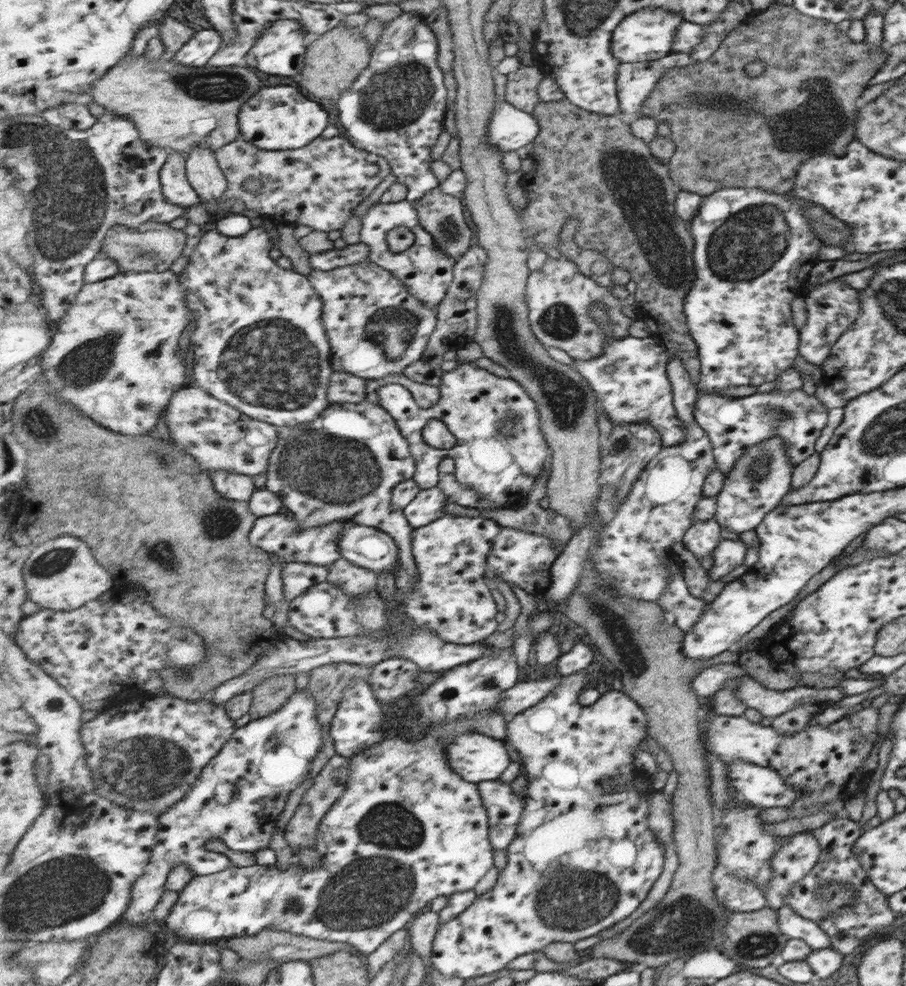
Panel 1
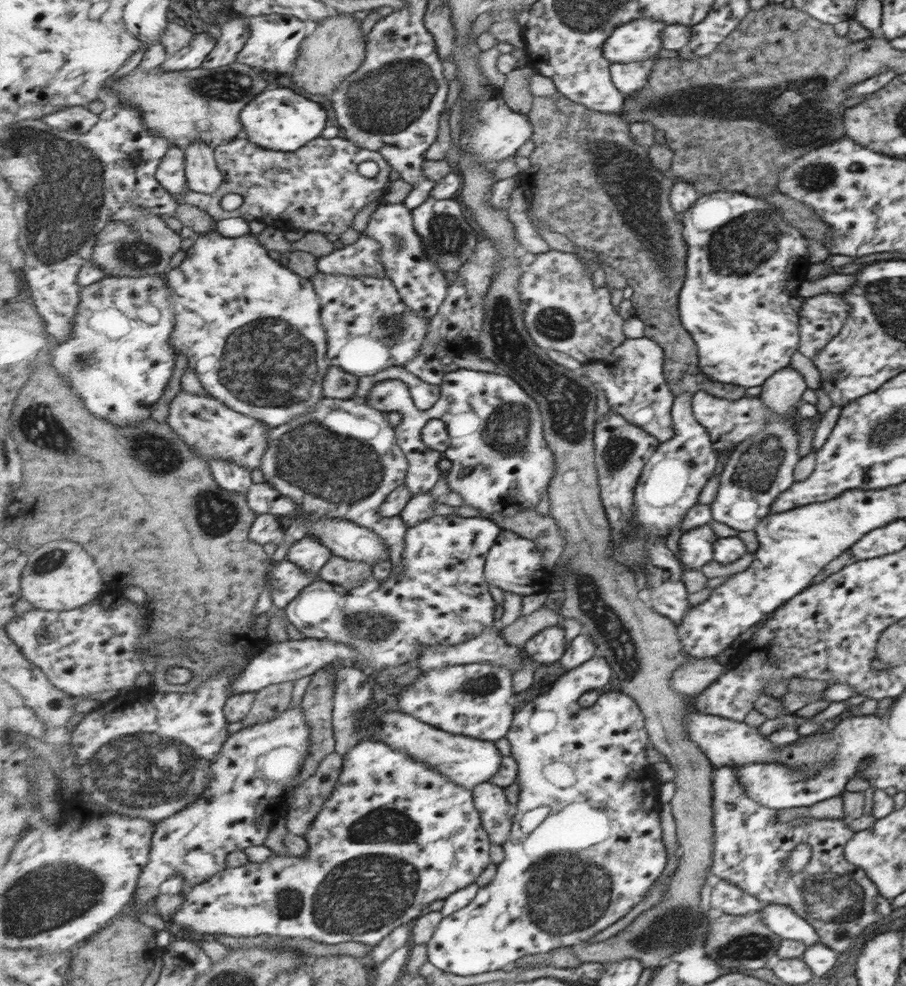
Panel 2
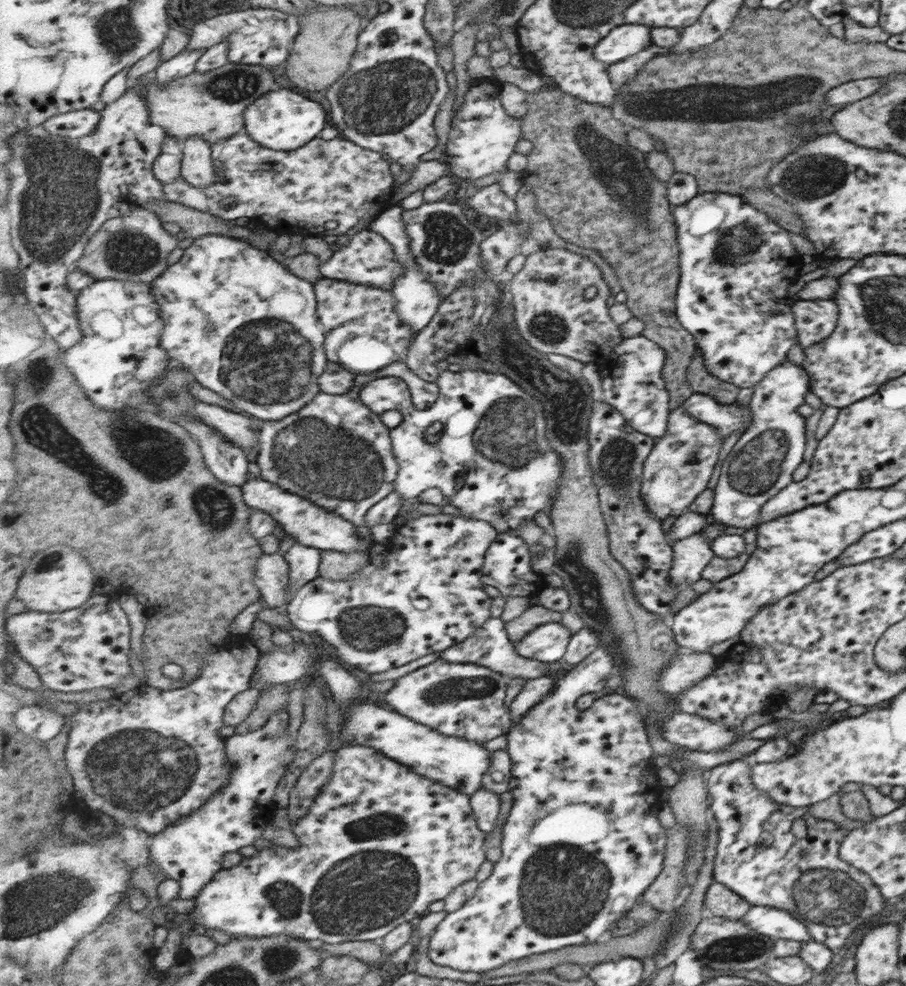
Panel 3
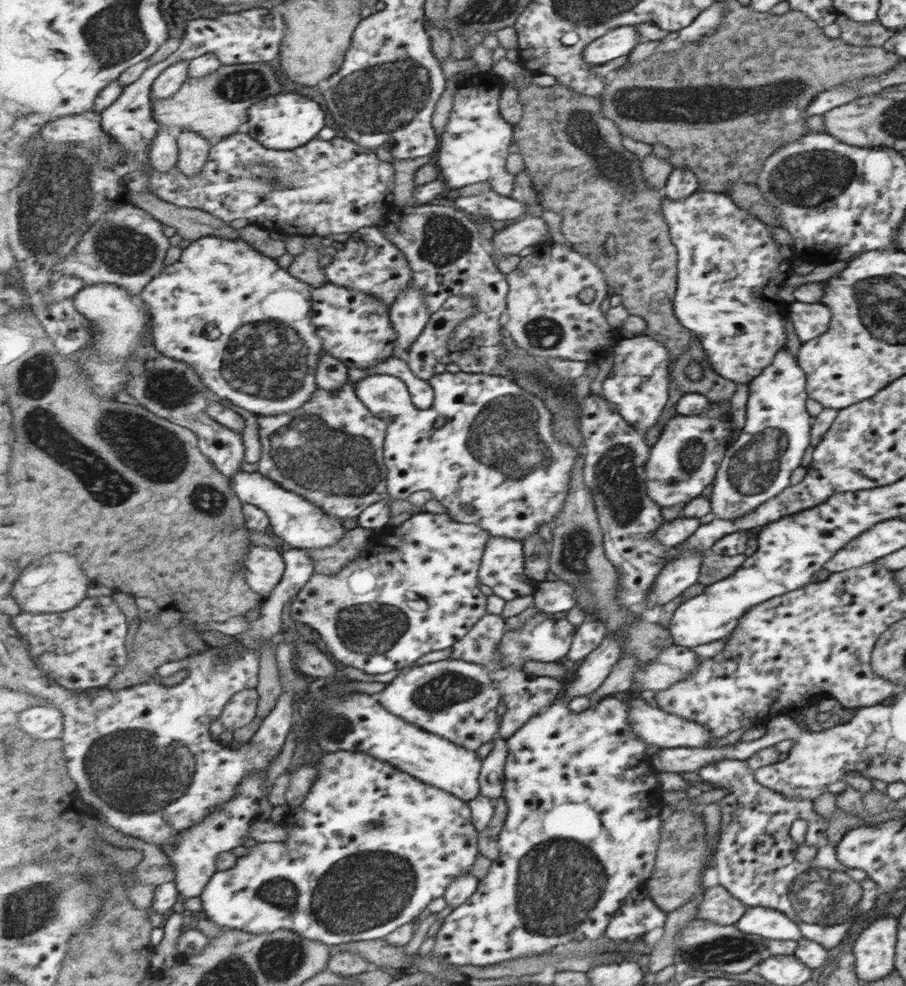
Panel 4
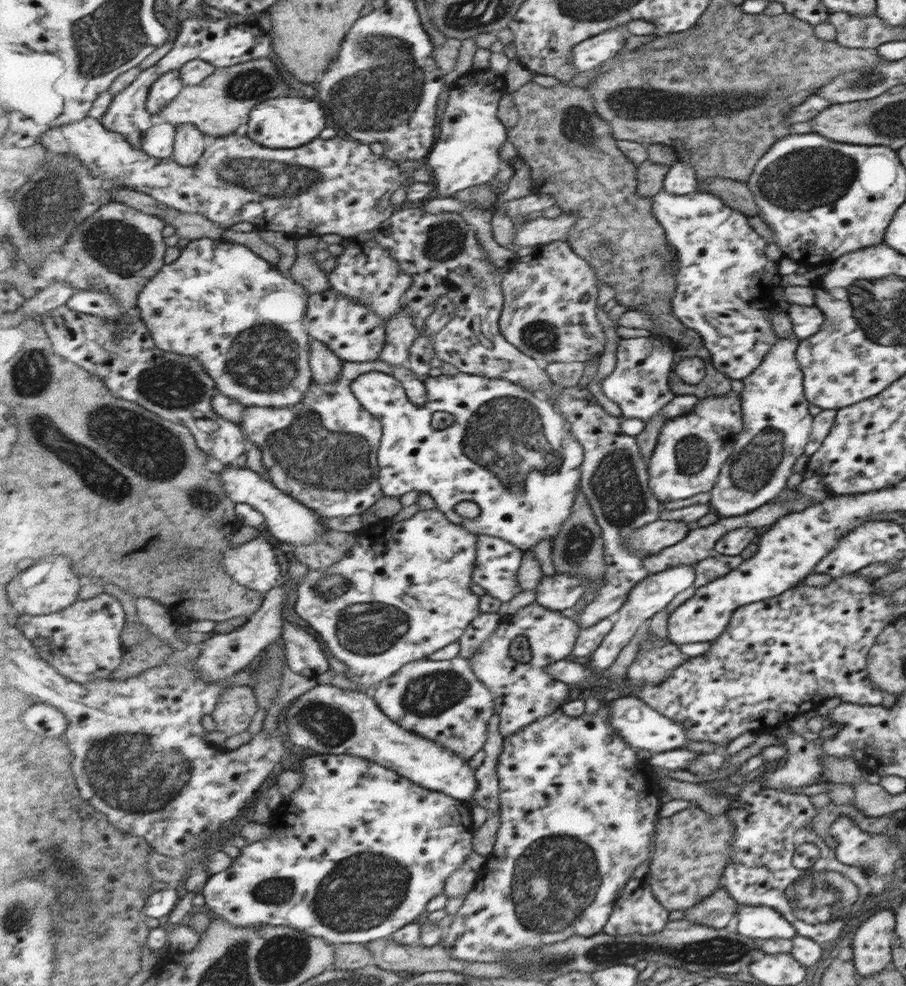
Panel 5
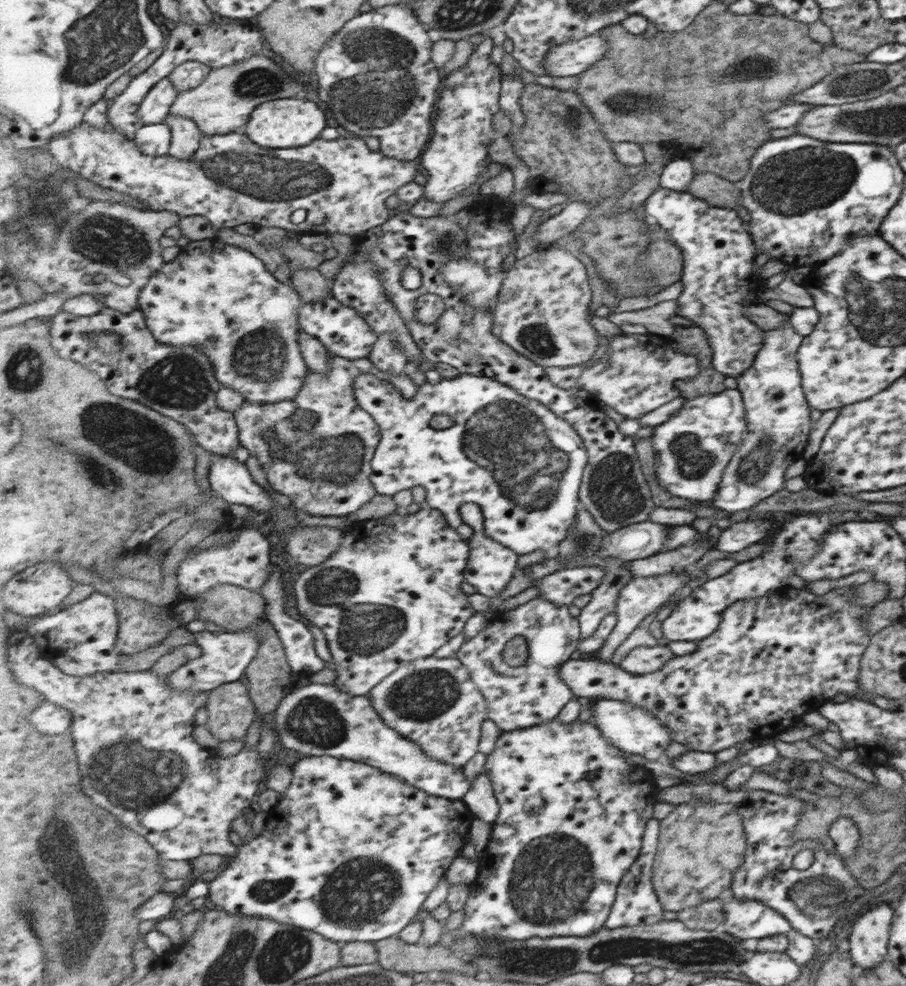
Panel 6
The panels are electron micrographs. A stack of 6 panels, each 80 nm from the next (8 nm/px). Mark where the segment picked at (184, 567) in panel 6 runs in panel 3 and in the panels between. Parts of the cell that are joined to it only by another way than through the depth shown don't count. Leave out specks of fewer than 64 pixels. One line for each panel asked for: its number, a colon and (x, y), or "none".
3: (272, 578)
4: (264, 567)
5: (254, 564)

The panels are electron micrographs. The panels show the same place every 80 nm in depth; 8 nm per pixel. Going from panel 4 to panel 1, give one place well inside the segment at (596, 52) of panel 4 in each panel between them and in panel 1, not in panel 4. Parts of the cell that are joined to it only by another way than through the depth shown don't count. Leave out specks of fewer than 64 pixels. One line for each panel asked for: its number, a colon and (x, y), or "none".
1: (645, 36)
2: (639, 40)
3: (630, 39)

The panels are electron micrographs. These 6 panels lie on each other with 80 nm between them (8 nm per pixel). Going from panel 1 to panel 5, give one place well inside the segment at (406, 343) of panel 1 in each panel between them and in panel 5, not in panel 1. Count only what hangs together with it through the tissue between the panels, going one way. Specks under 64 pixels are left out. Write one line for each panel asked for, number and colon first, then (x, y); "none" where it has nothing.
2: (370, 329)
3: (364, 332)
4: (357, 328)
5: (353, 331)

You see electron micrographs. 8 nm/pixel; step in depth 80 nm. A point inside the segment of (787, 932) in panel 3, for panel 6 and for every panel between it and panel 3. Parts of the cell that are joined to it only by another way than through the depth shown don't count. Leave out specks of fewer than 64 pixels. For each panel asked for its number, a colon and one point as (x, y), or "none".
4: (767, 923)
5: (758, 922)
6: (744, 919)

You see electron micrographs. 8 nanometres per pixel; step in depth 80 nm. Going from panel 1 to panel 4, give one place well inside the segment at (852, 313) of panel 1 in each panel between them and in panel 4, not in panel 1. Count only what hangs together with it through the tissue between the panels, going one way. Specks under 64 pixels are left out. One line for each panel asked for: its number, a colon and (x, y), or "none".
2: (822, 317)
3: (815, 319)
4: (809, 321)

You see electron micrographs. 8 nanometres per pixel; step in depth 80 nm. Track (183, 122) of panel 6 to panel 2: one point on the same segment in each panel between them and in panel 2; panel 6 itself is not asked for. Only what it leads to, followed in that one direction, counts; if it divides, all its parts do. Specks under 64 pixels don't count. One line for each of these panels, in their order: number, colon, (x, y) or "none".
2: (204, 175)
3: (198, 168)
4: (194, 148)
5: (189, 147)

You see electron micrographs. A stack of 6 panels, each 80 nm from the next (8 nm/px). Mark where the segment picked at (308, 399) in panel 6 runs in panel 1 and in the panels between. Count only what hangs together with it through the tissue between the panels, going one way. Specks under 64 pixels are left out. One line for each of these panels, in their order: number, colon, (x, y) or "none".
1: (343, 467)
2: (355, 462)
3: (337, 453)
4: (331, 451)
5: (325, 450)

